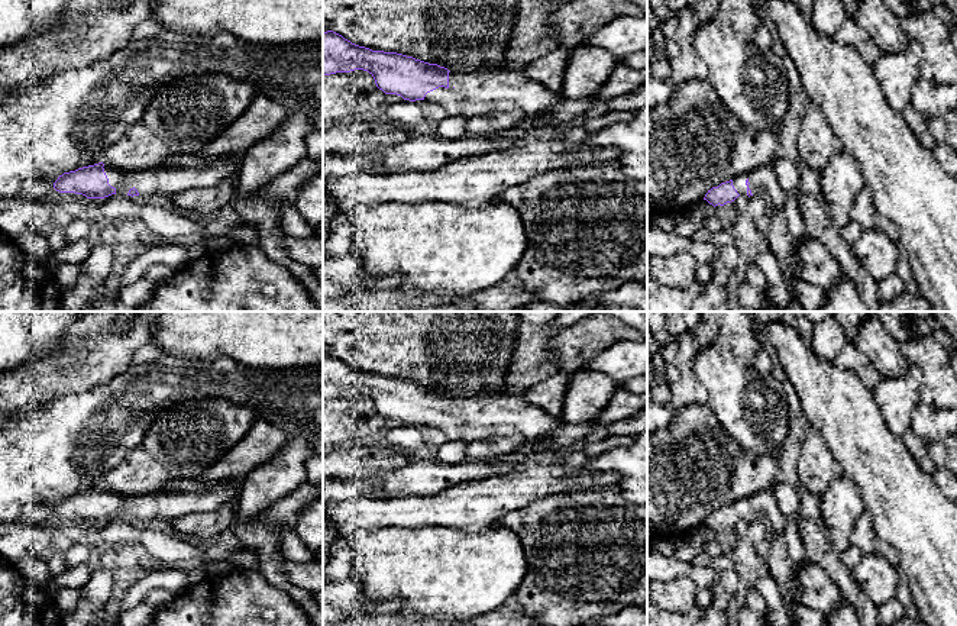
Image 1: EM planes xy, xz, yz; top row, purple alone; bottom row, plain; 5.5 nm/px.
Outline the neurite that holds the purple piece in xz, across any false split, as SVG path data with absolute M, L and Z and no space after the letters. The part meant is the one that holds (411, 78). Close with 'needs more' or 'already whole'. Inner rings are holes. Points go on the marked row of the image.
M333 30L323 32L323 75L355 70L368 71L376 87L385 94L397 94L410 101L436 101L446 107L447 116L466 119L507 110L523 110L528 116L539 116L563 99L560 91L550 91L537 83L528 81L521 70L494 68L473 74L450 72L444 67L413 57L355 45Z; needs more

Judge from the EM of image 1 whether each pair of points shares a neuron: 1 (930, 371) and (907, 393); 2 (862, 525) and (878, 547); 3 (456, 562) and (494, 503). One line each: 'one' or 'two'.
1: two
2: one
3: two

